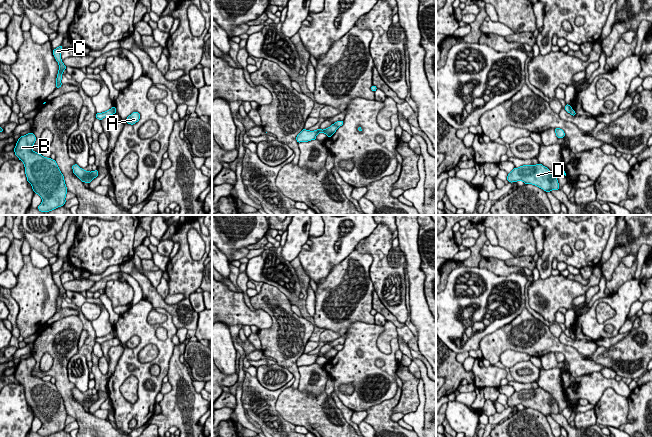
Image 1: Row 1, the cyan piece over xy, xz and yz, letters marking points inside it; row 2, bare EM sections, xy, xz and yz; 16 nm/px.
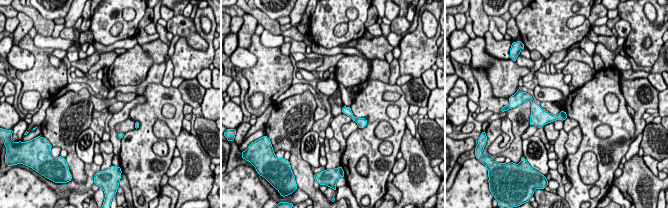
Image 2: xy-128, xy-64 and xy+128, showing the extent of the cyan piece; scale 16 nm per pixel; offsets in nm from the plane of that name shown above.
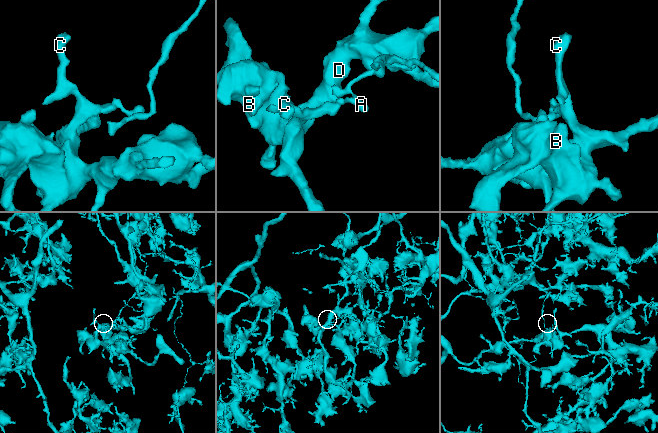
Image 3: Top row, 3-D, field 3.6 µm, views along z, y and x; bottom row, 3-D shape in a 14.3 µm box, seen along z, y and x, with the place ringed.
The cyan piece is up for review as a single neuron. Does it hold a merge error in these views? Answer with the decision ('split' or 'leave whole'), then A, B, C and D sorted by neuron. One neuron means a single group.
split; groups A / B C D

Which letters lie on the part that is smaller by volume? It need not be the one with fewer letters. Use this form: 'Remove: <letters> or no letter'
Remove: A

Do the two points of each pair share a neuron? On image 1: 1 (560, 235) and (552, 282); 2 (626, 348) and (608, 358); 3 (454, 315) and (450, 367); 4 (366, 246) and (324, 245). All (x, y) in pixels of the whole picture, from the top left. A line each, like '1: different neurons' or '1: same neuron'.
1: different neurons
2: same neuron
3: different neurons
4: different neurons

